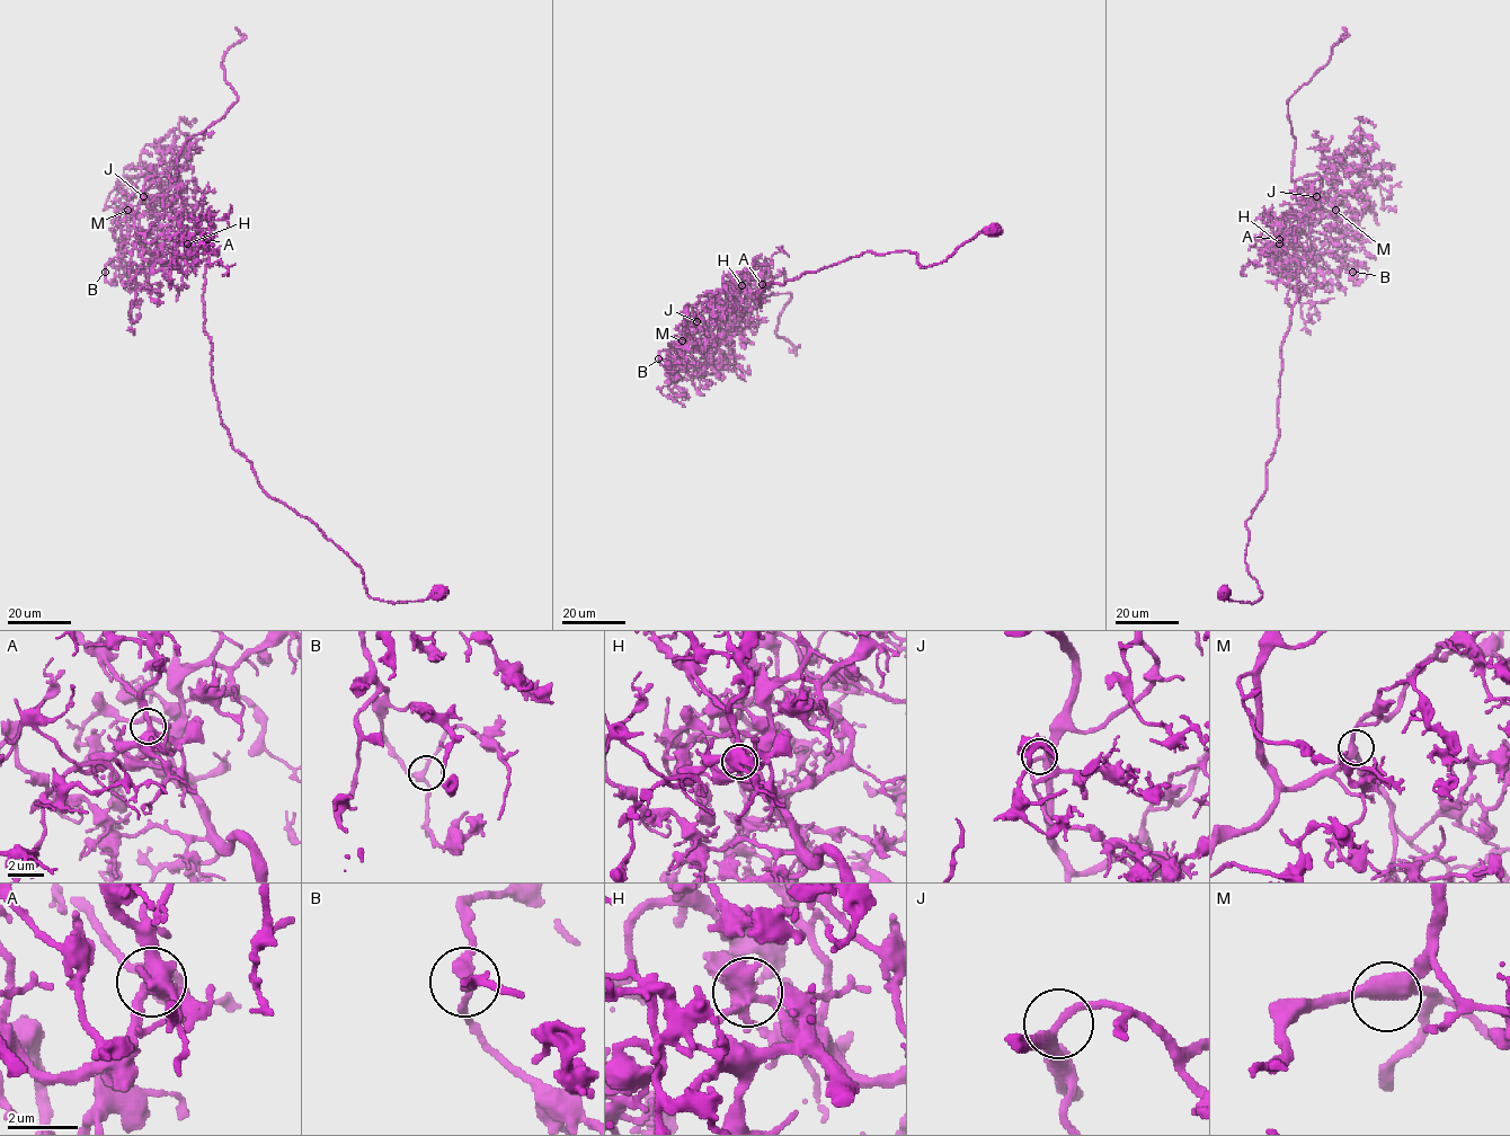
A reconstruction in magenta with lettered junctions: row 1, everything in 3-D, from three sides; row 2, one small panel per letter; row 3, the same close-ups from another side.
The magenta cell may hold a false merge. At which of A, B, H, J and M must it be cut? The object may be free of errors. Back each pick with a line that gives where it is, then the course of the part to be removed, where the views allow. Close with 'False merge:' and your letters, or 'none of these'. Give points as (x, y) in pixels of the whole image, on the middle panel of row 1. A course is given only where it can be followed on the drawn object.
H: Place: (742, 285). Course of the part to remove: (742, 285), (760, 303), (757, 294), (771, 283), (864, 253), (909, 250), (923, 267), (983, 231), (1002, 230)
False merge: H

